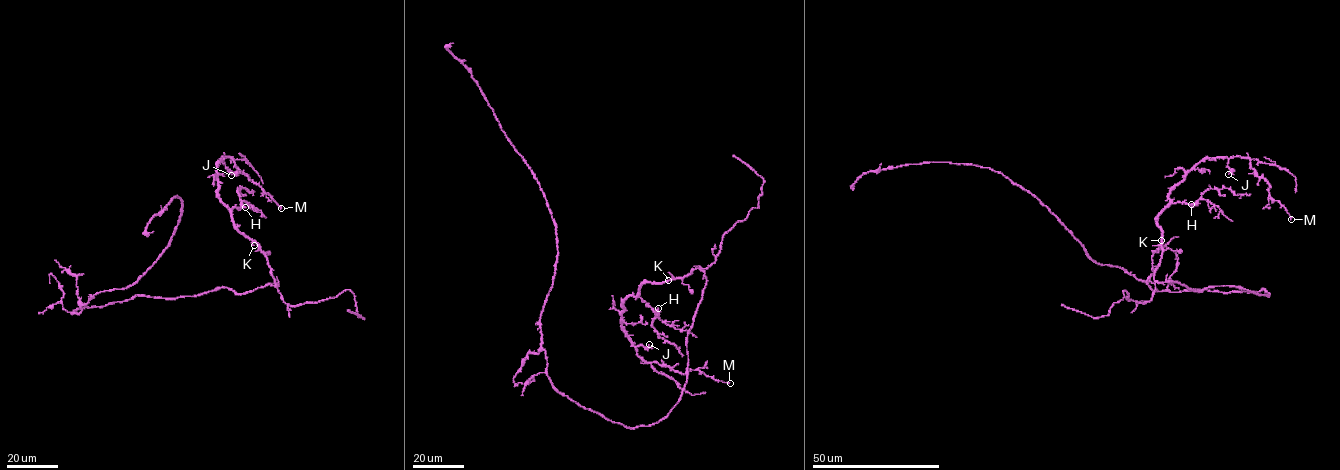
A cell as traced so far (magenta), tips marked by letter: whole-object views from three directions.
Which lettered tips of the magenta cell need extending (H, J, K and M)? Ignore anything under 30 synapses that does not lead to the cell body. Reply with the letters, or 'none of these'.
none of these

